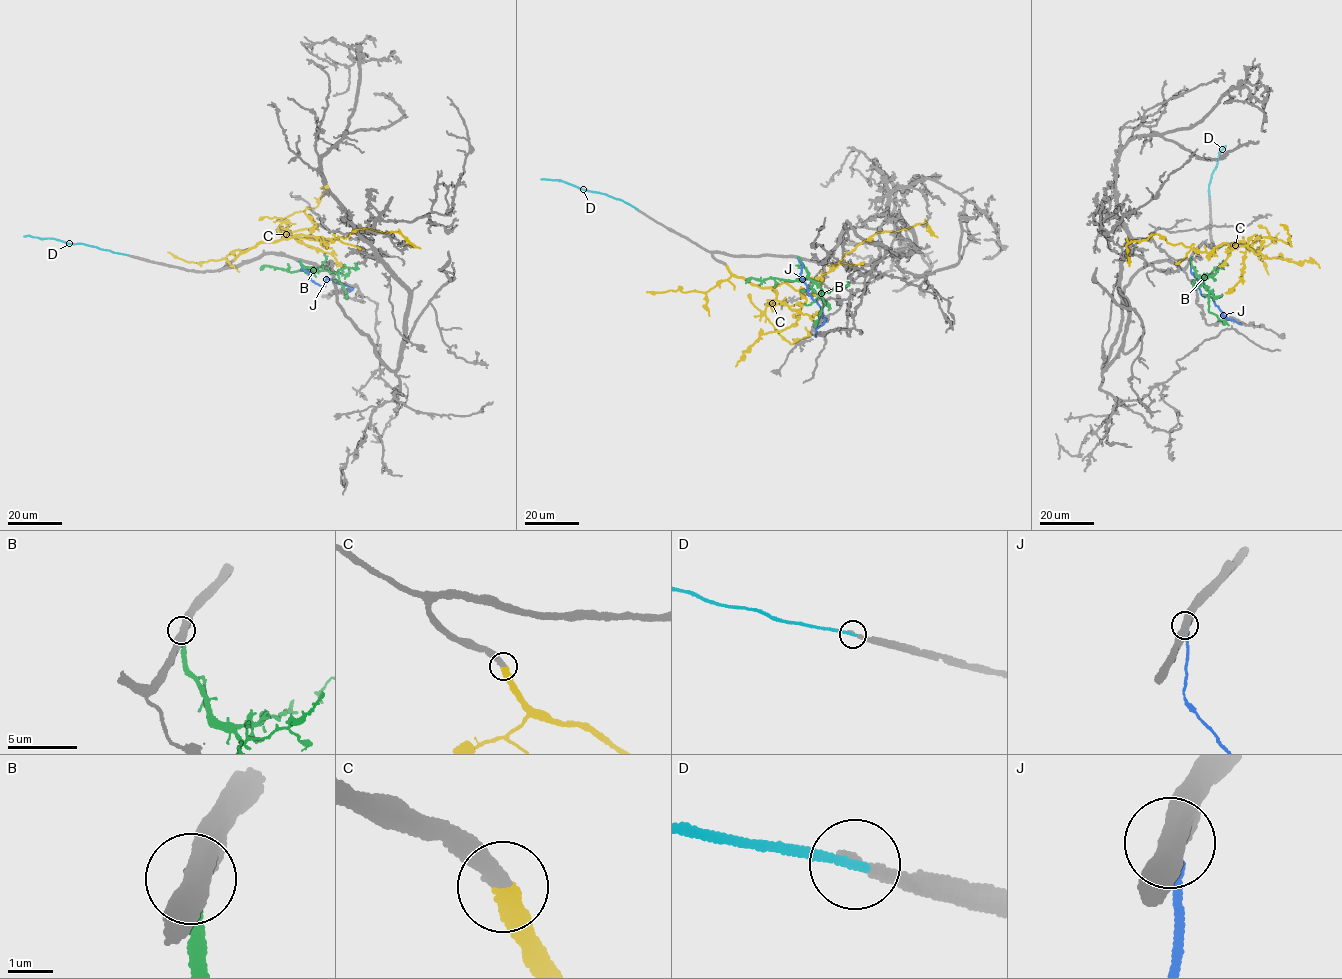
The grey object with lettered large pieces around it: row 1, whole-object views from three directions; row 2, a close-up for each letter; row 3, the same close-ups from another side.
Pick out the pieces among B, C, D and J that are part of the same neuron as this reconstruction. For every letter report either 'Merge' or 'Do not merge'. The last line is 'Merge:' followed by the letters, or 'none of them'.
B: Do not merge
C: Merge
D: Do not merge
J: Do not merge
Merge: C

